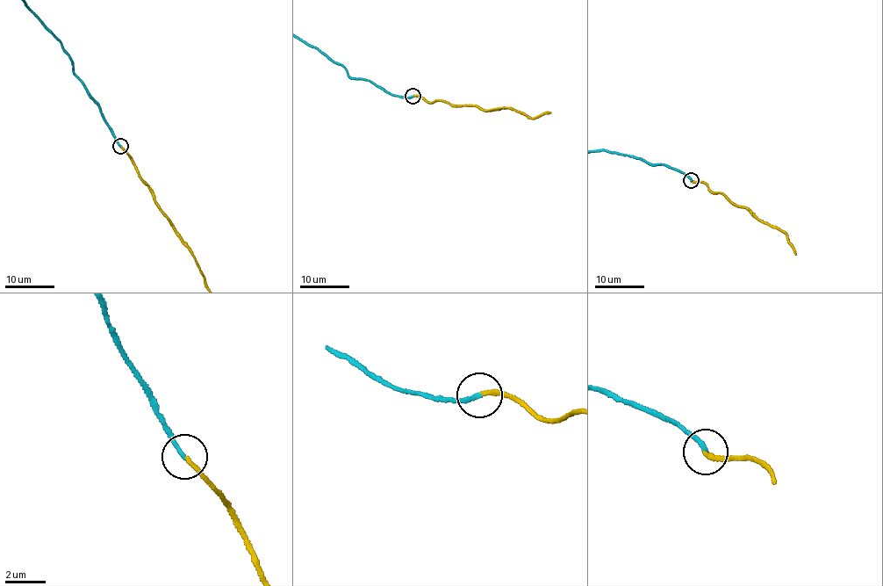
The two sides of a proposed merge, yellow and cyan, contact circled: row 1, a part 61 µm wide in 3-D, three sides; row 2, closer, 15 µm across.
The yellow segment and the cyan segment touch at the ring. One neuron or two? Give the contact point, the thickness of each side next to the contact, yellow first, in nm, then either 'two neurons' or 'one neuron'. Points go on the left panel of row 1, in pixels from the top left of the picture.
(120, 146) | 190/200 nm | one neuron

